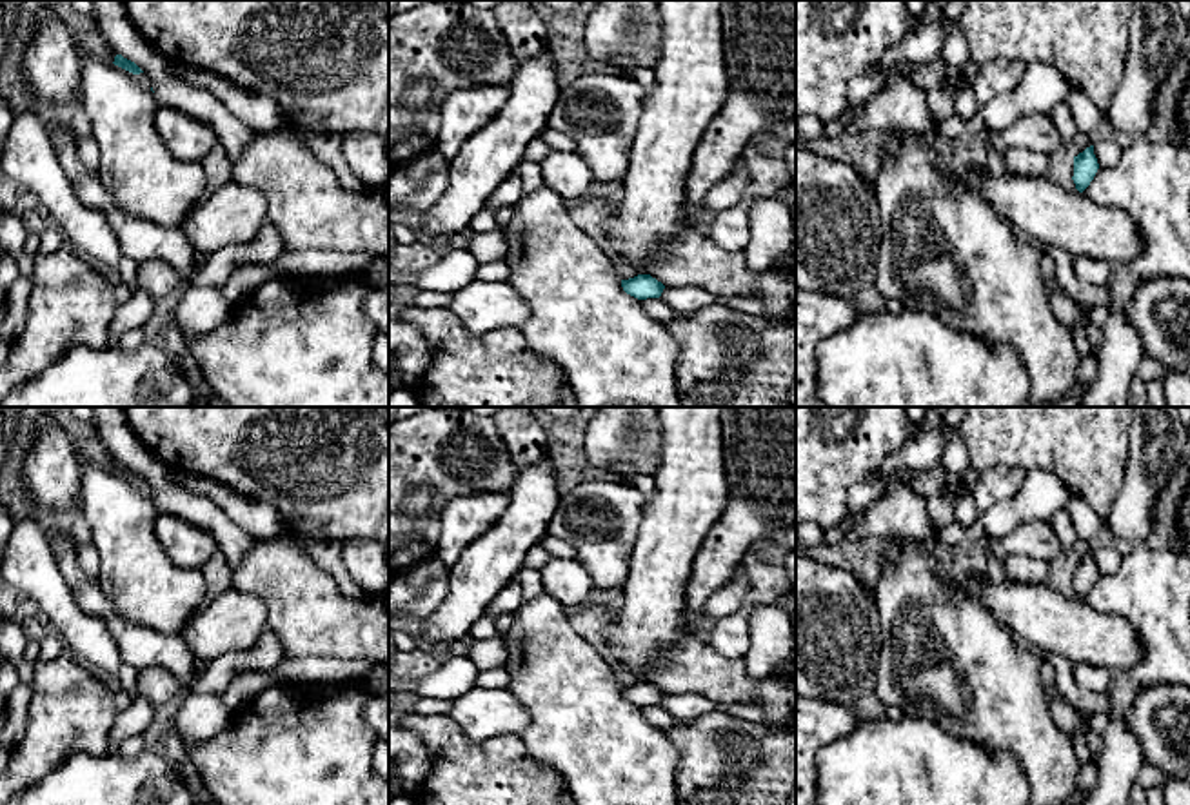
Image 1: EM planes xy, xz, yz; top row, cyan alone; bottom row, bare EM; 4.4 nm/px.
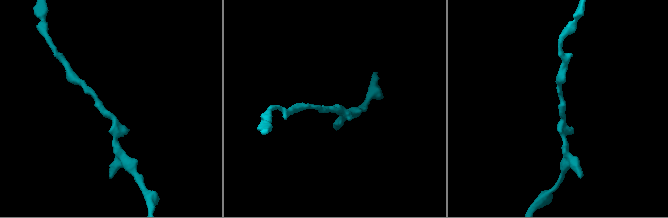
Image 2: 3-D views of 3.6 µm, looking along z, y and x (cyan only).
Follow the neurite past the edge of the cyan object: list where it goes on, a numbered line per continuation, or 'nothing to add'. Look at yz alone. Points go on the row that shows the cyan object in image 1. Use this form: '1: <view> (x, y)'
nothing to add

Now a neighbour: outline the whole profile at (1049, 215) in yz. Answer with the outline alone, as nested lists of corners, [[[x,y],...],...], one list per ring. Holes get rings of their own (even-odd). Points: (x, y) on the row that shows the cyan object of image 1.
[[[976,165],[952,174],[1037,245],[1056,245],[1074,256],[1110,263],[1132,262],[1141,253],[1132,216],[1096,204],[1077,189],[1063,189],[1046,176],[992,176],[987,167]]]

